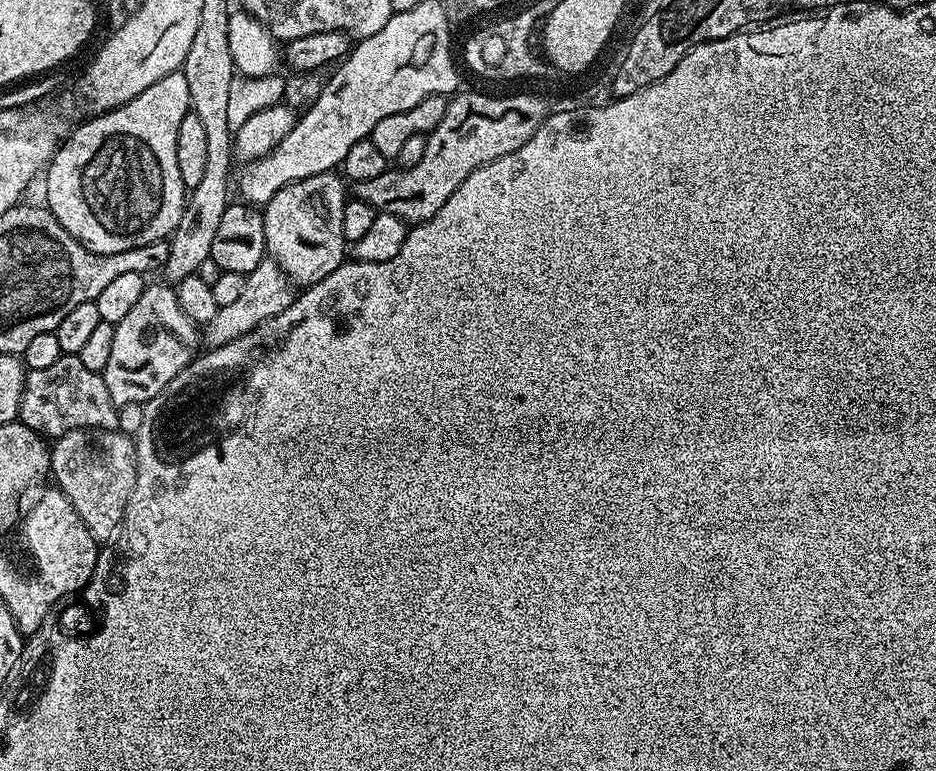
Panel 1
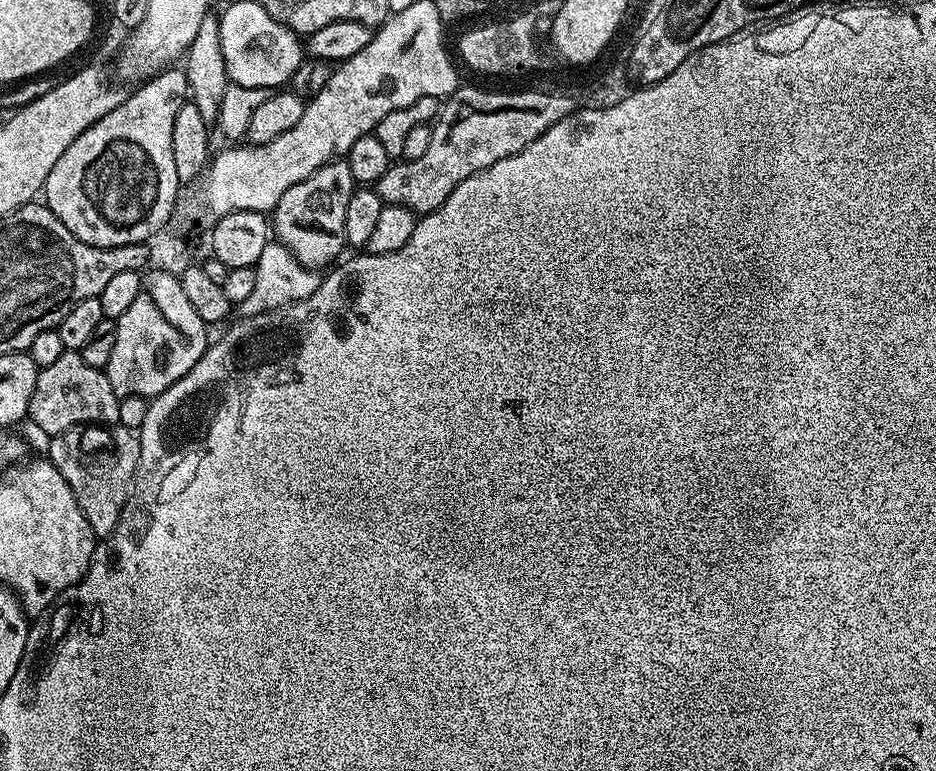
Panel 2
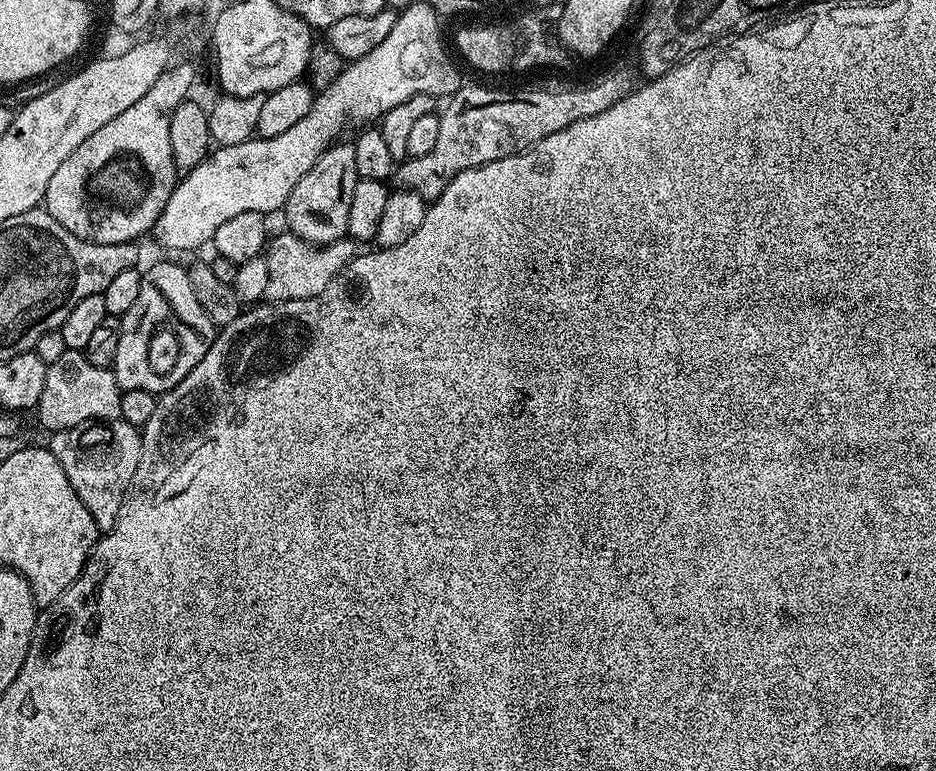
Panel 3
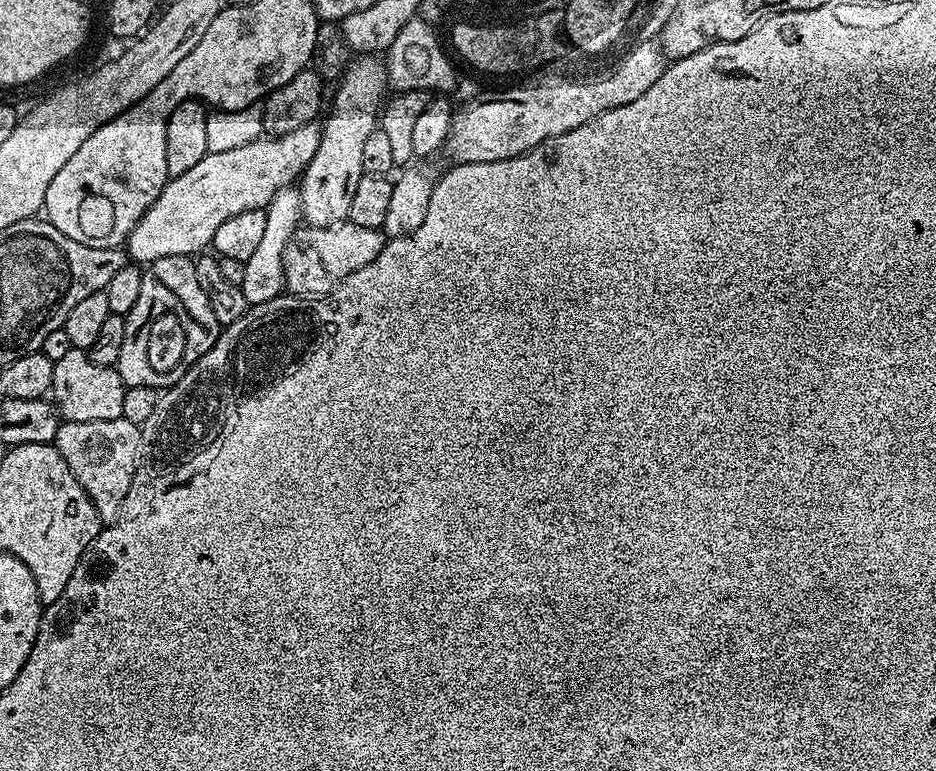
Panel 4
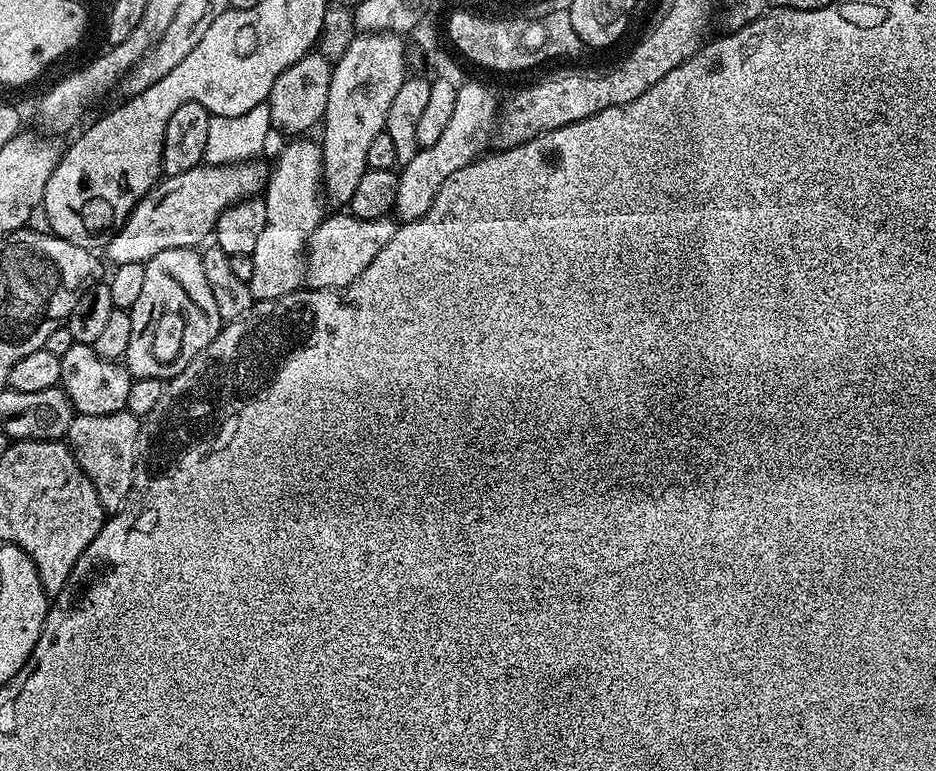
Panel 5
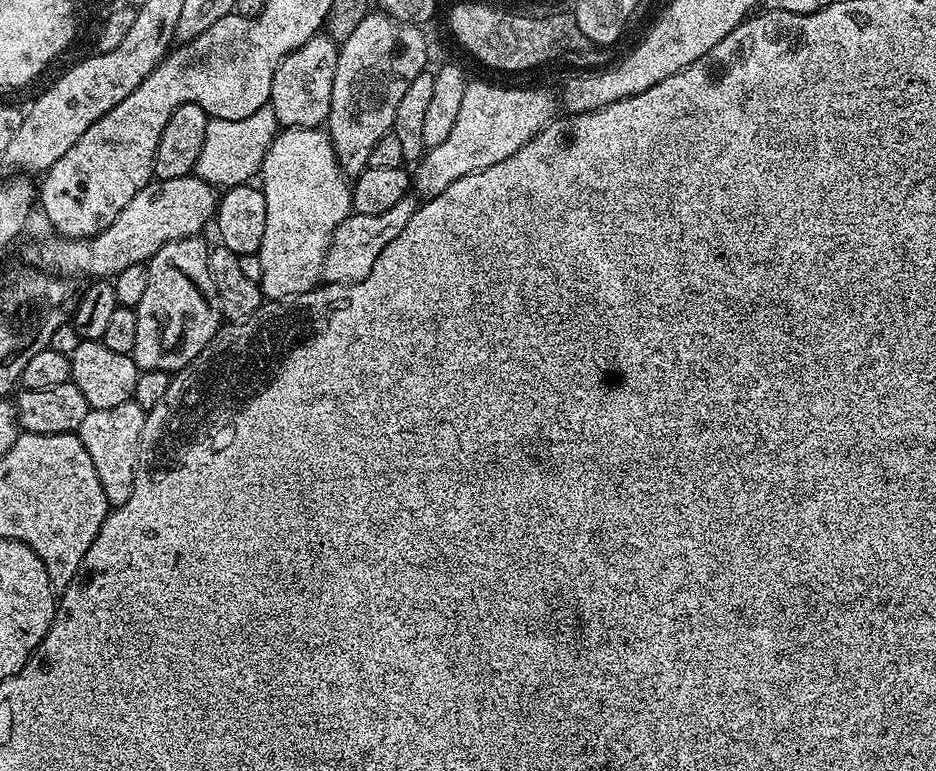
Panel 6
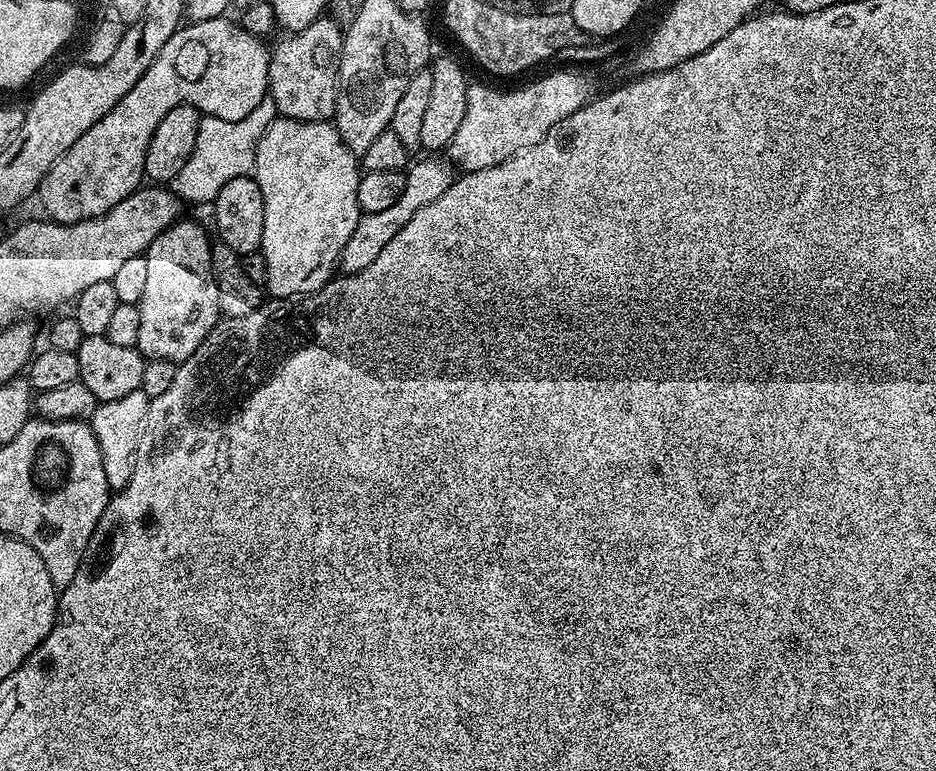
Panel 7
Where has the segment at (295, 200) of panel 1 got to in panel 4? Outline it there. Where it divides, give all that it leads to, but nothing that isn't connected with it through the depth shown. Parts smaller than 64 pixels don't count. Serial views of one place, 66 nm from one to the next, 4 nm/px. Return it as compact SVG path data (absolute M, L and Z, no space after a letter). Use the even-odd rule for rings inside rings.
M372 54L357 55L335 85L337 88L336 97L332 100L332 113L328 121L322 124L318 150L303 168L298 180L300 214L305 225L328 228L348 219L350 197L358 187L358 178L364 175L362 145L367 135L378 127L378 117L385 99L386 84L382 79L382 64L376 60L379 59Z

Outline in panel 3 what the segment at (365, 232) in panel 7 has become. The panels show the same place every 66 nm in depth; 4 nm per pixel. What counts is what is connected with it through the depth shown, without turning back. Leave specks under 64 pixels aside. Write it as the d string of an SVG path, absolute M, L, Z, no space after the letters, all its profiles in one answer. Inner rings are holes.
M281 231L281 236L273 235L266 245L268 262L268 285L264 291L269 301L305 300L321 296L330 282L344 268L347 268L358 248L351 239L341 238L333 244L319 246L308 244L293 232Z

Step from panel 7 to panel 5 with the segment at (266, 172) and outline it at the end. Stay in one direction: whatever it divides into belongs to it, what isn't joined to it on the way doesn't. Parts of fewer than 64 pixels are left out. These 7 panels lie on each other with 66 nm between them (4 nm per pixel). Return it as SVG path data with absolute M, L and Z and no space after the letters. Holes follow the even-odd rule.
M292 138L287 141L288 145L281 150L276 165L271 165L268 182L262 193L266 202L266 226L254 245L251 254L254 274L247 280L250 294L256 302L301 291L305 283L308 240L326 215L326 209L320 205L324 175L320 144L308 139L312 138Z

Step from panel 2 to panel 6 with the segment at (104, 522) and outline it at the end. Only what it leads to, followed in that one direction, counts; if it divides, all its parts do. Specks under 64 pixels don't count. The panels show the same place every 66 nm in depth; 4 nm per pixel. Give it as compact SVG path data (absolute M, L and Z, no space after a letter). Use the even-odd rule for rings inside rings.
M130 399L122 402L122 406L110 406L110 410L91 409L86 418L82 418L78 435L82 446L86 446L86 454L90 454L90 462L94 462L94 470L98 470L98 482L102 482L102 490L109 505L124 504L134 490L134 474L145 415L146 410Z

